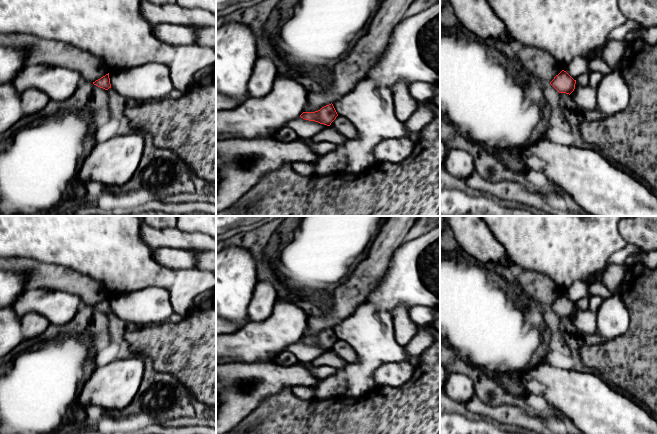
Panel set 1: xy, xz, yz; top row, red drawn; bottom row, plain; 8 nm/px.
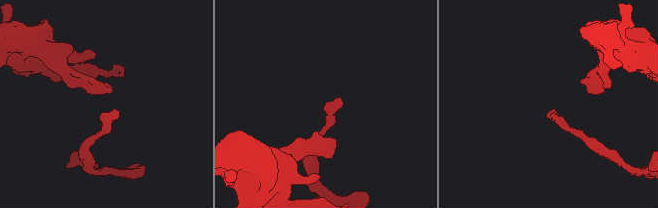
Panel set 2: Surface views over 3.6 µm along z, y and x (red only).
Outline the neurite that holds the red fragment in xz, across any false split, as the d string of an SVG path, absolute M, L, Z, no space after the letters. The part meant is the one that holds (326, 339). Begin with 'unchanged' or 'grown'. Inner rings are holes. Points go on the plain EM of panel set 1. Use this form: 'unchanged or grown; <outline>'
unchanged; M333 328L326 329L322 331L320 334L315 336L303 336L300 341L309 344L315 345L320 348L324 348L330 350L331 347L336 343L338 340Z

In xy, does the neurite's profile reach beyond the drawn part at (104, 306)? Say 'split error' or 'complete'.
complete

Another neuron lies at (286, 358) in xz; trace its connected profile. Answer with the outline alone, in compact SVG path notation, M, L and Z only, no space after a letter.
M285 350L279 354L274 362L280 366L290 367L301 363L298 358L291 352Z

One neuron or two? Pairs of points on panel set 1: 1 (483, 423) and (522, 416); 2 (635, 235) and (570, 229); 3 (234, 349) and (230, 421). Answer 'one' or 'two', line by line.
1: two
2: two
3: two

